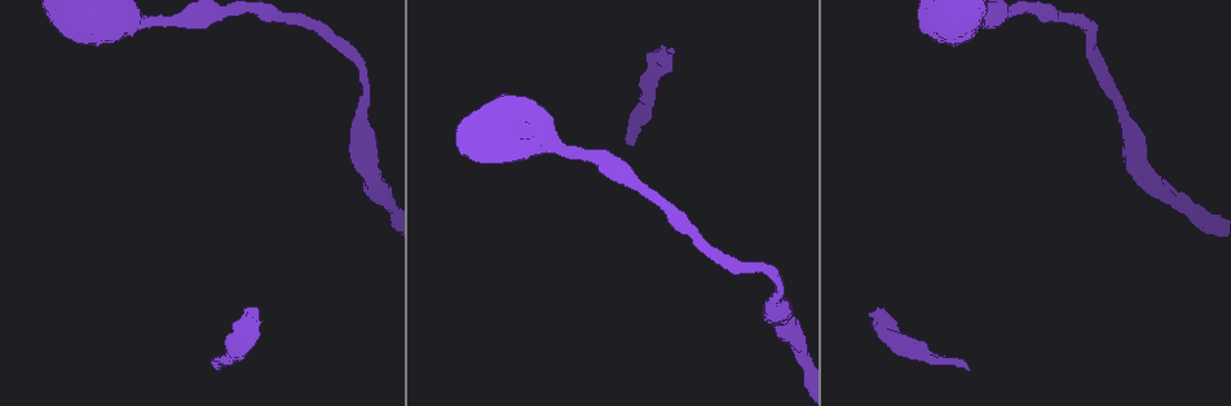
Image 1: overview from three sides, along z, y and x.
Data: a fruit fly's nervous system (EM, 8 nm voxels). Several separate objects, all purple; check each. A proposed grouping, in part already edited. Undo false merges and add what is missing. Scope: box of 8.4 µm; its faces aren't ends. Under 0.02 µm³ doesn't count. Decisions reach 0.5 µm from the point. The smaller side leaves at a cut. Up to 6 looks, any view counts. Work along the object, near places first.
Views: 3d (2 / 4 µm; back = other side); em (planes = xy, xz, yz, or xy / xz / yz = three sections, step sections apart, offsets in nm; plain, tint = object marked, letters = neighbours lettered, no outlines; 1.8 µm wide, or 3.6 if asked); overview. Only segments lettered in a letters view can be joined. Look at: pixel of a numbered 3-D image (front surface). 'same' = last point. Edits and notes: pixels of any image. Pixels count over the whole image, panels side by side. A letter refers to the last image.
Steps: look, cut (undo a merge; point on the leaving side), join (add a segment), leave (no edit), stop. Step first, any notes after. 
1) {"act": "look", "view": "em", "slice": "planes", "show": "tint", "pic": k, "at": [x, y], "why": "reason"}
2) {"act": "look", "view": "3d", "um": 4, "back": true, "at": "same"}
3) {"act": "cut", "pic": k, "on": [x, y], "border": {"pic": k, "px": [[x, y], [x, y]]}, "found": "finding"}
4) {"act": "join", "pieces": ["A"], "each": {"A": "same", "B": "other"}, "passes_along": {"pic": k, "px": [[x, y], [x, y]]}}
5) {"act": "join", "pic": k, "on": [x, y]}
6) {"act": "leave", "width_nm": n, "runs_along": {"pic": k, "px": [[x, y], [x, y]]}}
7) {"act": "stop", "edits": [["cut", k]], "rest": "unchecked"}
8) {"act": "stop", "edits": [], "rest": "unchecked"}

{"act": "look", "view": "3d", "um": 4, "pic": 1, "at": [533, 136], "why": "thin neck"}

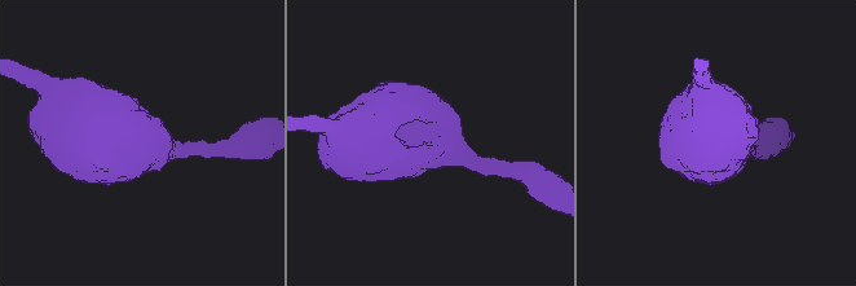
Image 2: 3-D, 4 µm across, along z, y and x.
{"act": "look", "view": "em", "um": 3.6, "slice": "xy", "step": 8, "show": "letters", "pic": 2, "at": [431, 140]}

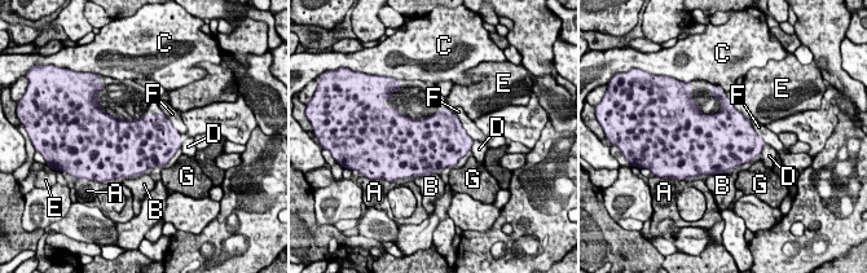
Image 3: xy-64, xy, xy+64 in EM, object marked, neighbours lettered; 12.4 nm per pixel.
{"act": "leave", "longest_contact_nm": ["F", 480], "each": {"A": "other", "B": "other", "C": "other", "D": "other", "E": "other", "F": "other", "G": "other"}, "border": {"pic": 3, "px": [[731, 101], [749, 120]]}, "found": "one neuron here"}

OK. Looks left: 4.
{"act": "look", "view": "em", "um": 3.6, "slice": "planes", "show": "letters", "pic": 1, "at": [1123, 119], "why": "calibre changes"}

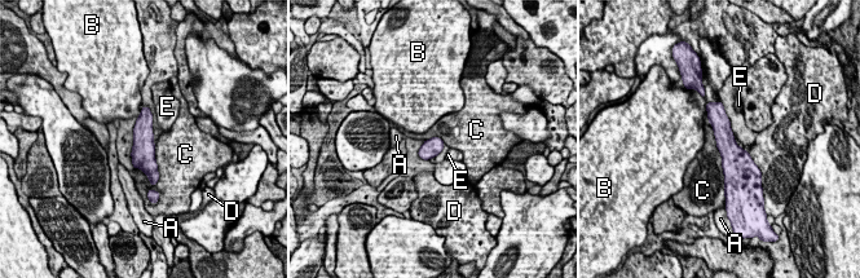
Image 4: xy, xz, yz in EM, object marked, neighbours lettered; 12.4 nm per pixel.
{"act": "leave", "width_nm": 240, "each": {"A": "other", "B": "other", "C": "other", "D": "other", "E": "other"}, "runs_along": {"pic": 4, "px": [[145, 110], [144, 158], [154, 179]]}, "found": "one neuron here"}

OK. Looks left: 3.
{"act": "look", "view": "em", "slice": "planes", "show": "letters", "pic": 1, "at": [220, 369], "why": "free end"}

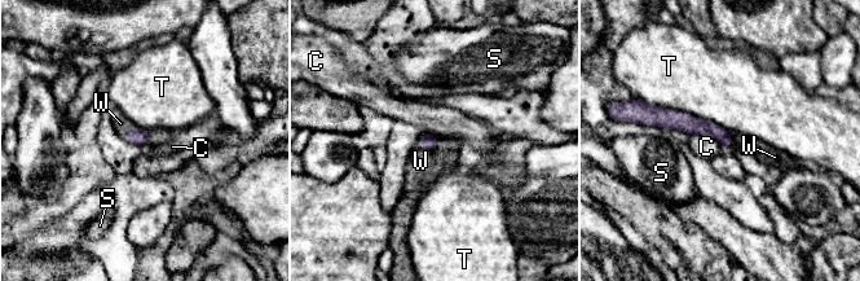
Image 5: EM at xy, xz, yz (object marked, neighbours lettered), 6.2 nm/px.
{"act": "join", "pieces": ["W"], "each": {"C": "other", "S": "other", "T": "other", "W": "same"}, "passes_along": {"pic": 5, "px": [[137, 136], [128, 130], [120, 123]]}, "found": "the neuron continues"}

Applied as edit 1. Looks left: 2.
{"act": "stop", "edits": [["join", 5]], "rest": "unchecked"}

